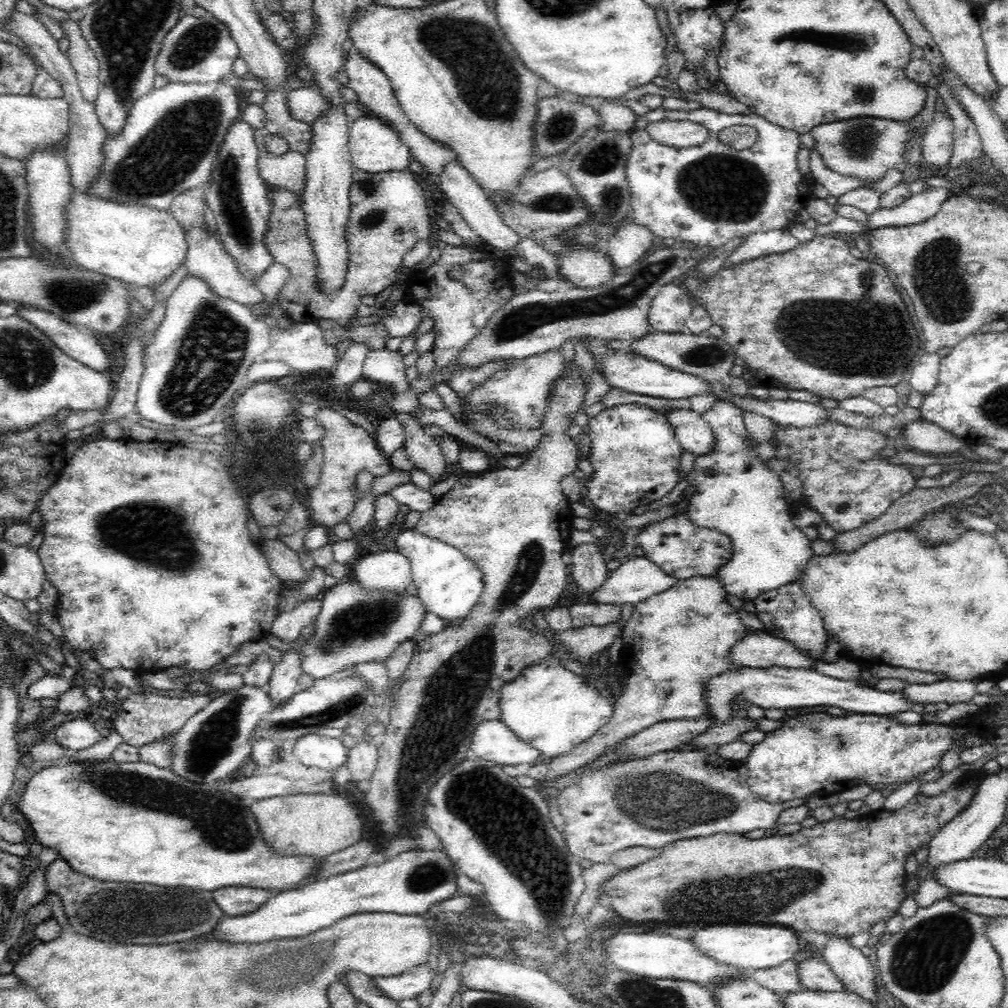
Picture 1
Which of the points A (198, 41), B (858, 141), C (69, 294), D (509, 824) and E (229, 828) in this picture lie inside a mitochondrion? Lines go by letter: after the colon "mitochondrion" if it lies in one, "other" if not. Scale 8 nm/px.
A: mitochondrion
B: mitochondrion
C: mitochondrion
D: mitochondrion
E: mitochondrion

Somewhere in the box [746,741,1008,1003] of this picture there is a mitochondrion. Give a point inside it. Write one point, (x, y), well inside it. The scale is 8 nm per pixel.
(923, 959)

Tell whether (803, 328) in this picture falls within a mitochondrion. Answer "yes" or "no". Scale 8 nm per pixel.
yes

